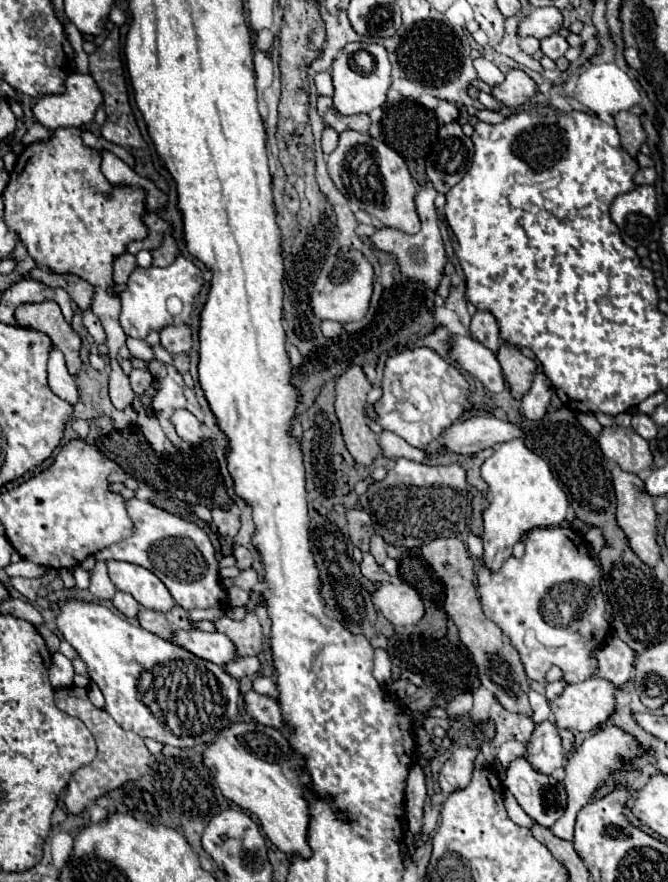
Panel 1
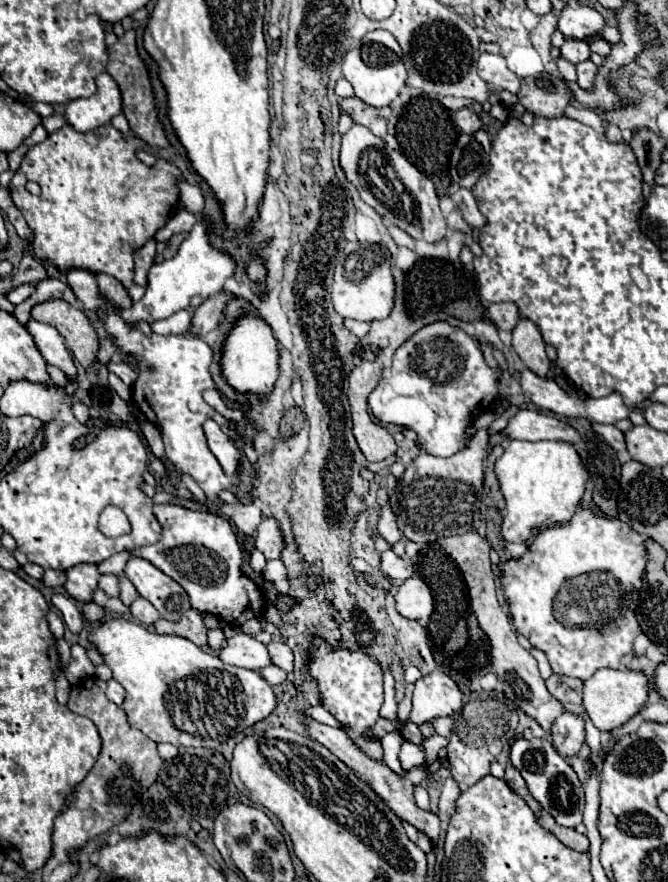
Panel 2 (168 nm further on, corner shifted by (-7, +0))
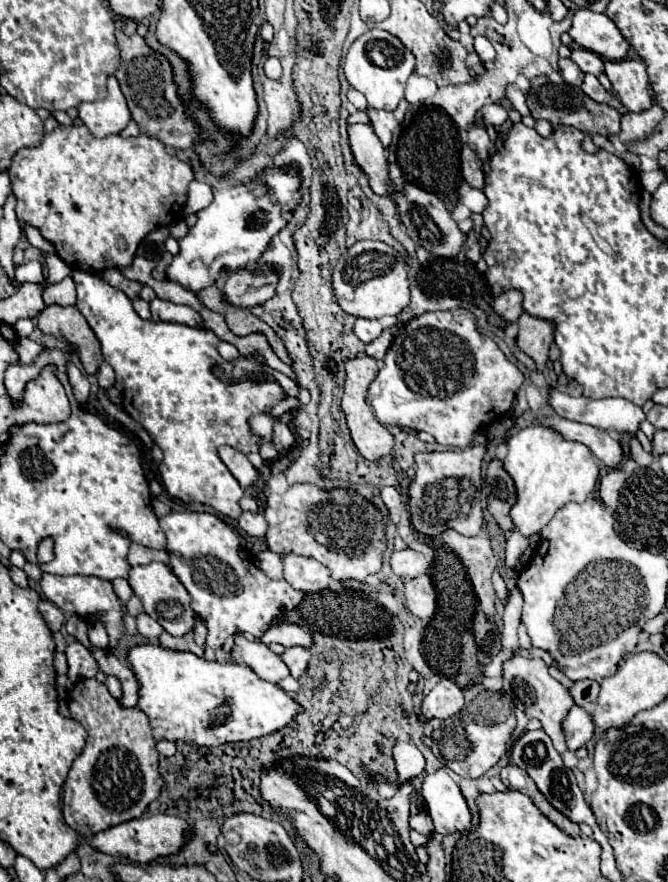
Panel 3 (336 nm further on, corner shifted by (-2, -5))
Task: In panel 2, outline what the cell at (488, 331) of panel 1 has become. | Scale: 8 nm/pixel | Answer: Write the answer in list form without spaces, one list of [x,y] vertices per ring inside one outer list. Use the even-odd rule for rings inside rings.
[[[498,302],[488,306],[488,316],[494,320],[498,330],[512,330],[520,320],[518,308],[512,302]]]

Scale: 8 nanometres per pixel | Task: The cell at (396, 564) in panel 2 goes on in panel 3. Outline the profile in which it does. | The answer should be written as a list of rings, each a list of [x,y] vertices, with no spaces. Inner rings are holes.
[[[405,549],[405,551],[397,551],[391,555],[391,569],[397,577],[401,579],[411,579],[411,577],[419,577],[423,573],[429,571],[429,559],[417,551]]]

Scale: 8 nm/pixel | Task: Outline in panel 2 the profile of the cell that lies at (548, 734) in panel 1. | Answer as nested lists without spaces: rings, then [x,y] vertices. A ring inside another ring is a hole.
[[[564,712],[552,724],[552,738],[554,738],[556,750],[566,758],[578,754],[580,746],[584,744],[584,736],[586,736],[584,718],[578,714]]]

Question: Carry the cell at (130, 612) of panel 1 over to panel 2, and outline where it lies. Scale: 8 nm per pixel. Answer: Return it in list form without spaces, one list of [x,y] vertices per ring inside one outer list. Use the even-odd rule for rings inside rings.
[[[144,598],[134,600],[132,606],[130,606],[130,612],[132,612],[132,616],[134,616],[138,622],[144,622],[144,624],[154,624],[154,622],[160,618],[158,610],[156,610],[148,600],[144,600]]]

